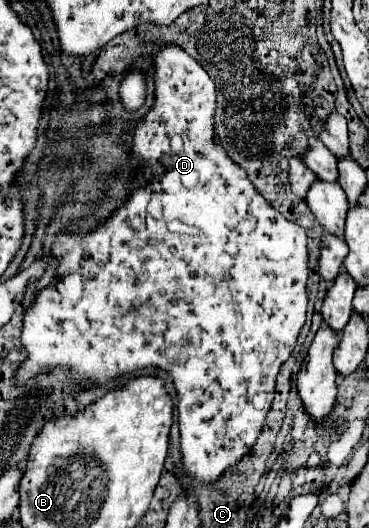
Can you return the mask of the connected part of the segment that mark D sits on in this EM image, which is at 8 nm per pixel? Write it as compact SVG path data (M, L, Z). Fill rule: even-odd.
M176 46L164 48L158 52L156 58L156 72L154 72L154 84L156 84L156 100L148 116L138 122L134 132L134 156L130 158L132 164L140 166L140 174L136 178L136 190L126 200L126 204L116 210L114 216L106 220L96 232L88 234L86 238L74 236L74 234L60 234L54 240L54 258L58 260L58 282L40 290L36 296L34 306L24 316L24 330L22 330L22 344L28 350L28 358L18 370L16 380L20 384L38 378L42 372L50 372L56 366L70 368L70 376L76 384L88 384L88 382L108 382L110 378L126 372L134 372L138 368L156 366L166 372L170 372L178 400L180 400L180 446L182 446L182 460L186 466L188 476L212 484L216 478L222 476L222 472L234 464L240 462L244 454L254 446L258 440L258 434L264 426L268 408L274 398L274 386L276 386L276 374L280 366L290 358L296 338L300 334L300 328L306 322L306 280L308 280L308 250L306 250L306 232L294 224L286 222L282 214L278 214L252 186L252 182L246 178L246 172L240 166L234 166L230 158L226 158L226 152L218 142L214 140L214 108L216 108L216 86L206 74L206 70L190 58L184 50L178 50Z

